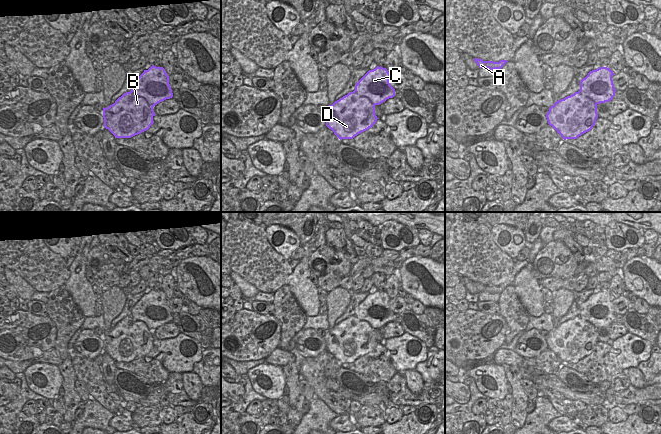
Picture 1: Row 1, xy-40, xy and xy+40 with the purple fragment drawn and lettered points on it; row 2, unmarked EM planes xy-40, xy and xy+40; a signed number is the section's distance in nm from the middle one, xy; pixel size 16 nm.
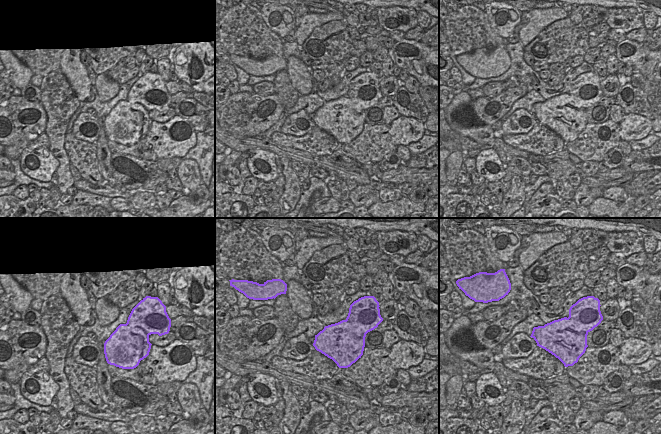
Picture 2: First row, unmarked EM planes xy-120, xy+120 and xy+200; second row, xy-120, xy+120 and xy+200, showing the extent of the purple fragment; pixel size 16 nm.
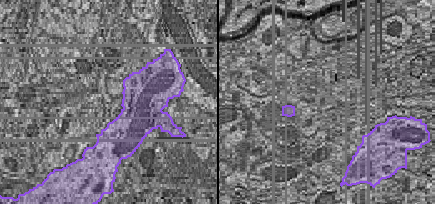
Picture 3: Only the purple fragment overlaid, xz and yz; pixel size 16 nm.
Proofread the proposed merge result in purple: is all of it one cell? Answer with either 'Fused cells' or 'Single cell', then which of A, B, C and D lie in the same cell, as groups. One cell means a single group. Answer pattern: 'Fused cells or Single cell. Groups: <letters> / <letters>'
Fused cells. Groups: A C / B D.

